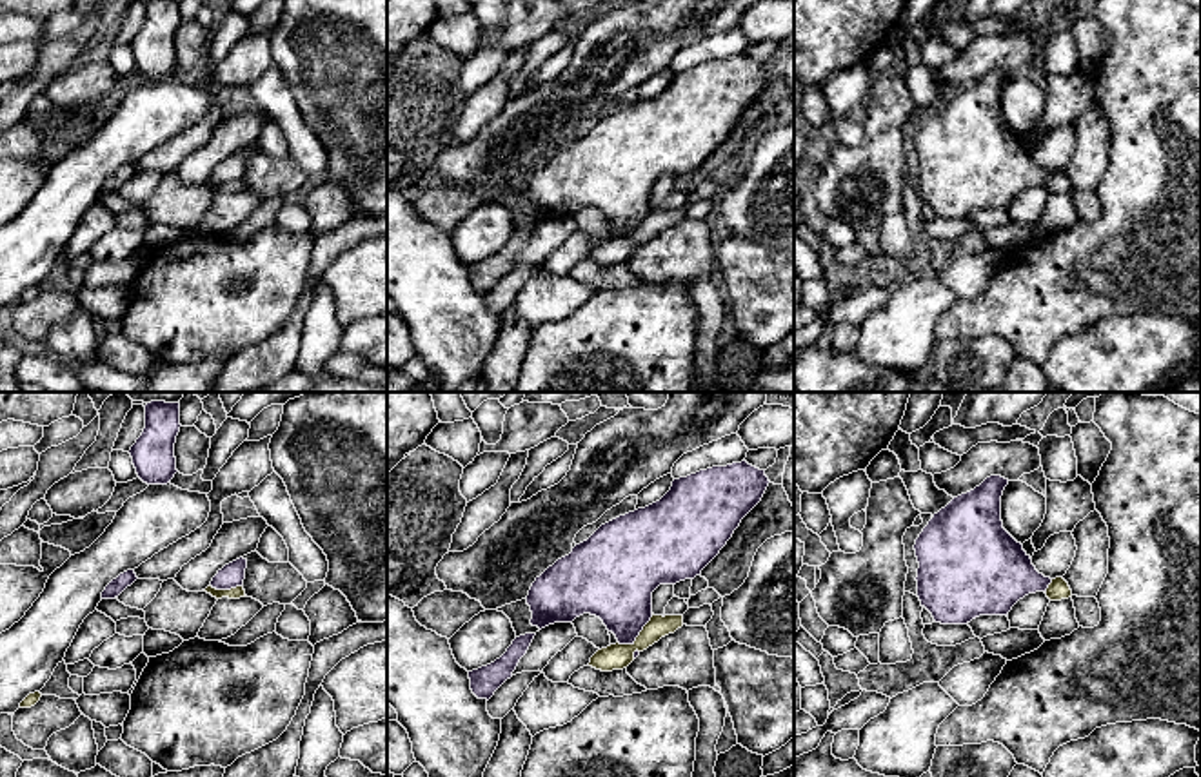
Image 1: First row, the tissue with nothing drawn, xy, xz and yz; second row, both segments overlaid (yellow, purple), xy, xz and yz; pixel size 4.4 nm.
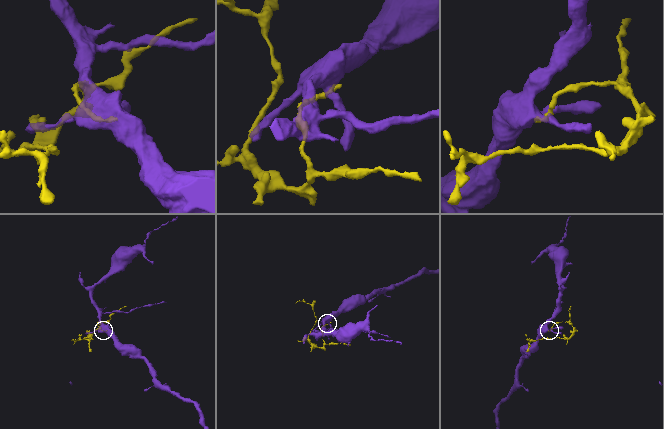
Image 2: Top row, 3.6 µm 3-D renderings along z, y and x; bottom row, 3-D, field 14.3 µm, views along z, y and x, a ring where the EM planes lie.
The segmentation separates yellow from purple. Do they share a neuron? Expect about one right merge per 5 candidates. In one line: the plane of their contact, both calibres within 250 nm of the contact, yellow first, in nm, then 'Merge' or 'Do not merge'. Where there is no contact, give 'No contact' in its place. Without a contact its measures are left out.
Touches yellow in xz. Thickness 110 nm (yellow) against 320 nm. Do not merge

